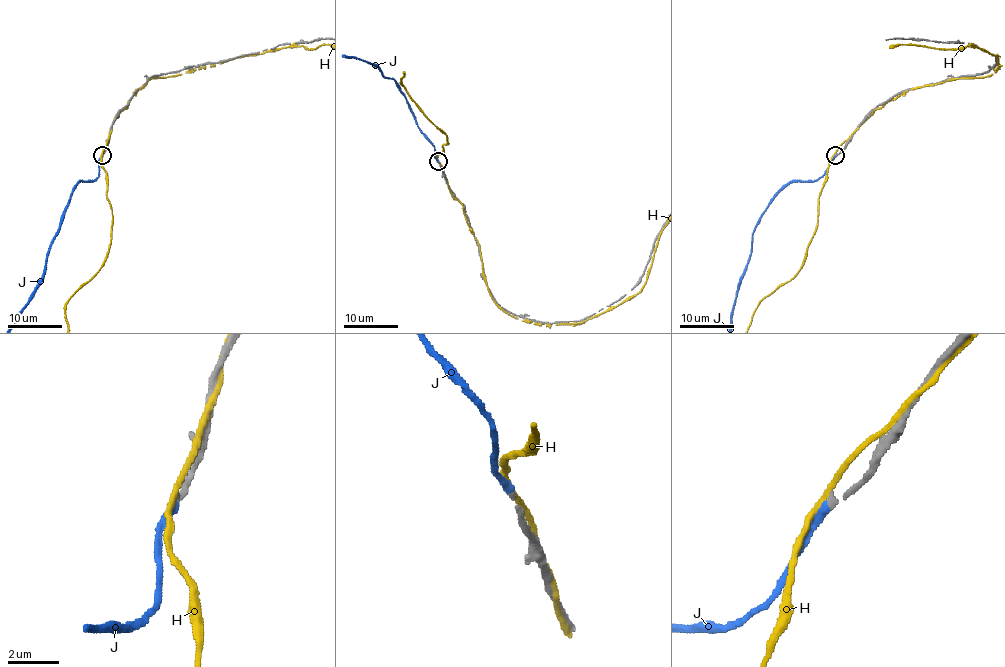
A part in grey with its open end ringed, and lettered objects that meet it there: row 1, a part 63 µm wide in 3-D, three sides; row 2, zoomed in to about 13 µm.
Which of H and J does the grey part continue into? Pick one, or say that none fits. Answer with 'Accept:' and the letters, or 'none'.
Accept: J

